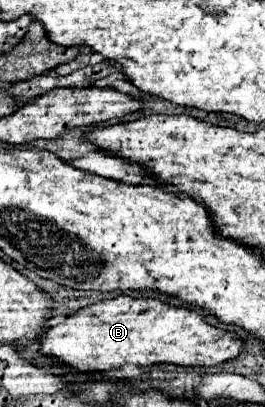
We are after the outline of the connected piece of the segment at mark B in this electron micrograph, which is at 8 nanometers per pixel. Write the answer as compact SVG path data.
M128 295L104 299L74 311L40 335L40 355L56 359L74 373L110 371L126 363L138 367L158 363L184 367L220 365L234 359L240 351L240 339L232 339L228 331L210 327L194 309L174 307L160 299L132 299Z

